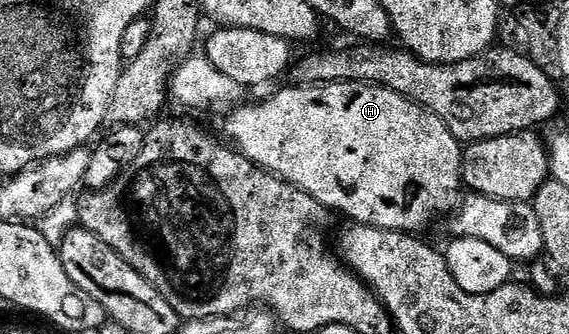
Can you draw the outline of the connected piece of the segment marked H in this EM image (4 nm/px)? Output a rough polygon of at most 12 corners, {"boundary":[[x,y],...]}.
{"boundary":[[363,82],[245,104],[239,153],[408,235],[462,143]]}

